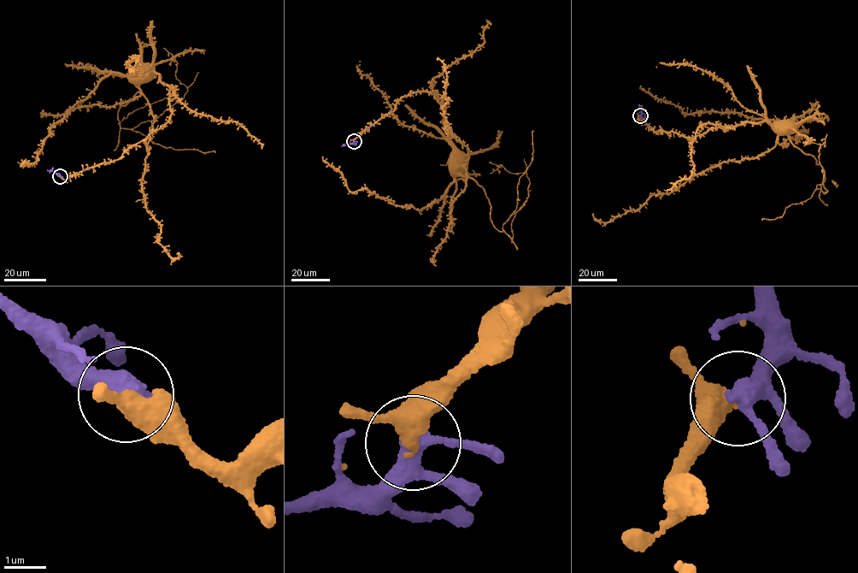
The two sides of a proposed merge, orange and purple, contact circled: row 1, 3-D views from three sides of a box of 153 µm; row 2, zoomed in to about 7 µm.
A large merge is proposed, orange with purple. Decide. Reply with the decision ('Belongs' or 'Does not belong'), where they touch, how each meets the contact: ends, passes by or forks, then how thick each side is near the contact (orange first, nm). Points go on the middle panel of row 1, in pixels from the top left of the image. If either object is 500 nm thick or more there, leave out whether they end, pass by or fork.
Belongs. Place: (354, 141). At the ring orange passes by. At the ring purple forks. Thickness 400 nm (orange) against 320 nm

